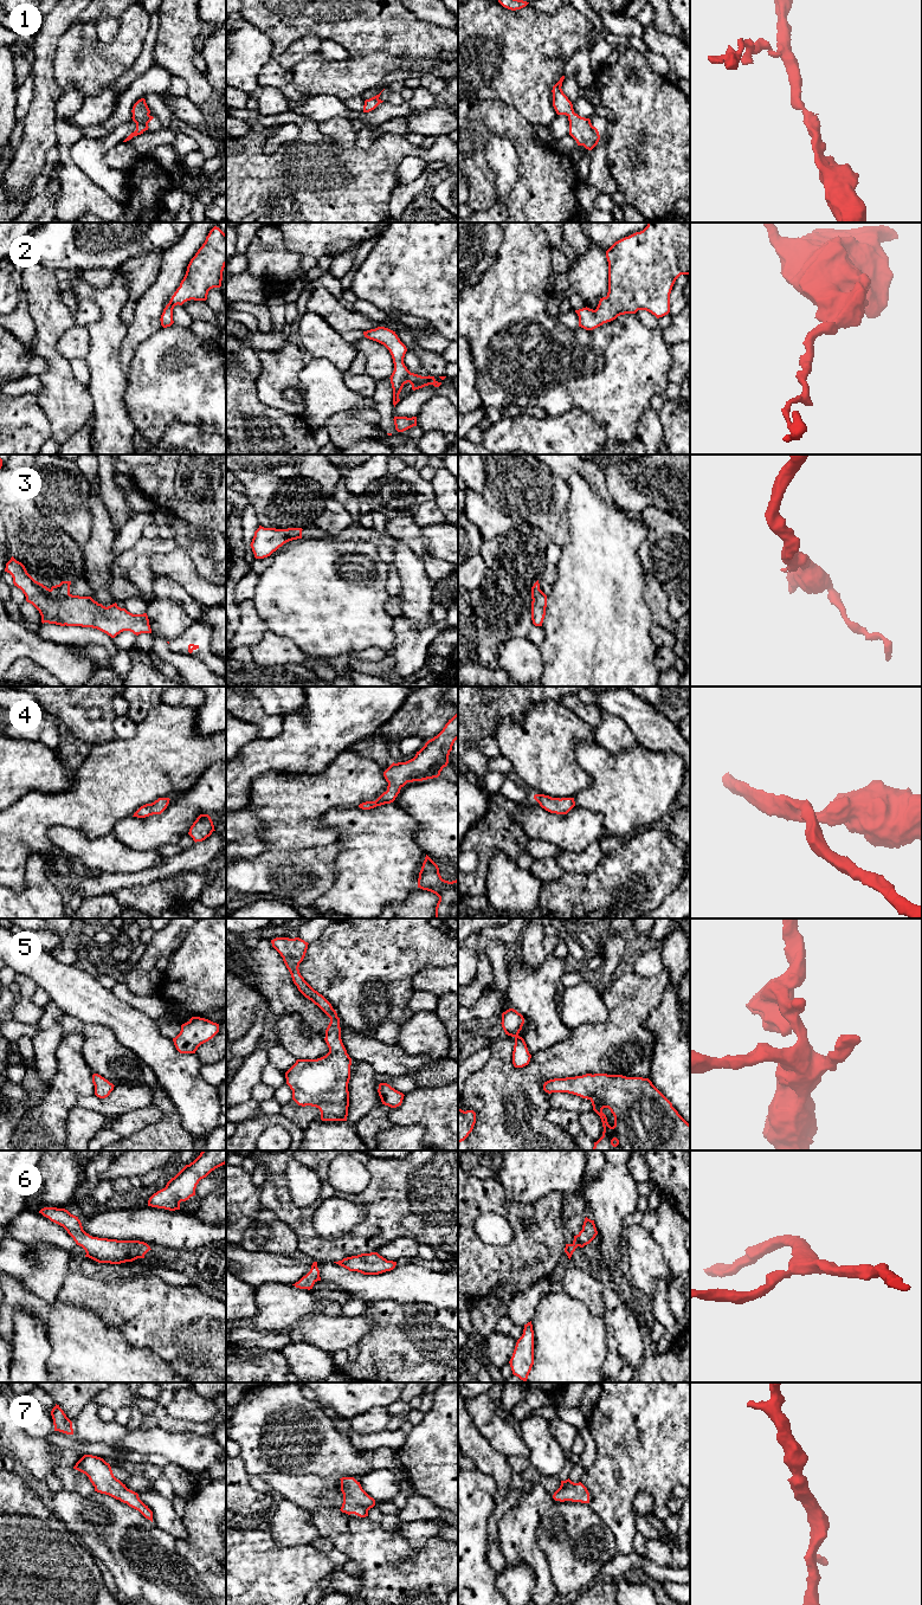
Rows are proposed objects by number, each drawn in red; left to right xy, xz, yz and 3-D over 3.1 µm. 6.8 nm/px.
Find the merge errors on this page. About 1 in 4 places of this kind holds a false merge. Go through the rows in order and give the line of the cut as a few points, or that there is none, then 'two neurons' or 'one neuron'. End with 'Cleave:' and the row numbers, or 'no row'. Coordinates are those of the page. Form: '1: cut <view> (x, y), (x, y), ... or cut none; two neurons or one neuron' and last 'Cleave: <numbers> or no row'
1: cut none; one neuron
2: cut none; one neuron
3: cut none; one neuron
4: cut none; one neuron
5: cut none; one neuron
6: cut none; one neuron
7: cut none; one neuron
Cleave: no row

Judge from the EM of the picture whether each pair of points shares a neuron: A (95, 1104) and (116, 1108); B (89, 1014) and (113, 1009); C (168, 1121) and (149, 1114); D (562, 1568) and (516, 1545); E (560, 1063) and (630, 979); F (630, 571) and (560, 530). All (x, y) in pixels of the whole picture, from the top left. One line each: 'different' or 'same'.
A: same
B: same
C: different
D: different
E: same
F: different

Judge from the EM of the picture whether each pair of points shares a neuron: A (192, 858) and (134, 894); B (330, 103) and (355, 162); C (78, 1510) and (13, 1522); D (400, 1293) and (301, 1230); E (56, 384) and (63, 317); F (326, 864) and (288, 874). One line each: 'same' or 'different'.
A: different
B: different
C: different
D: different
E: same
F: same

